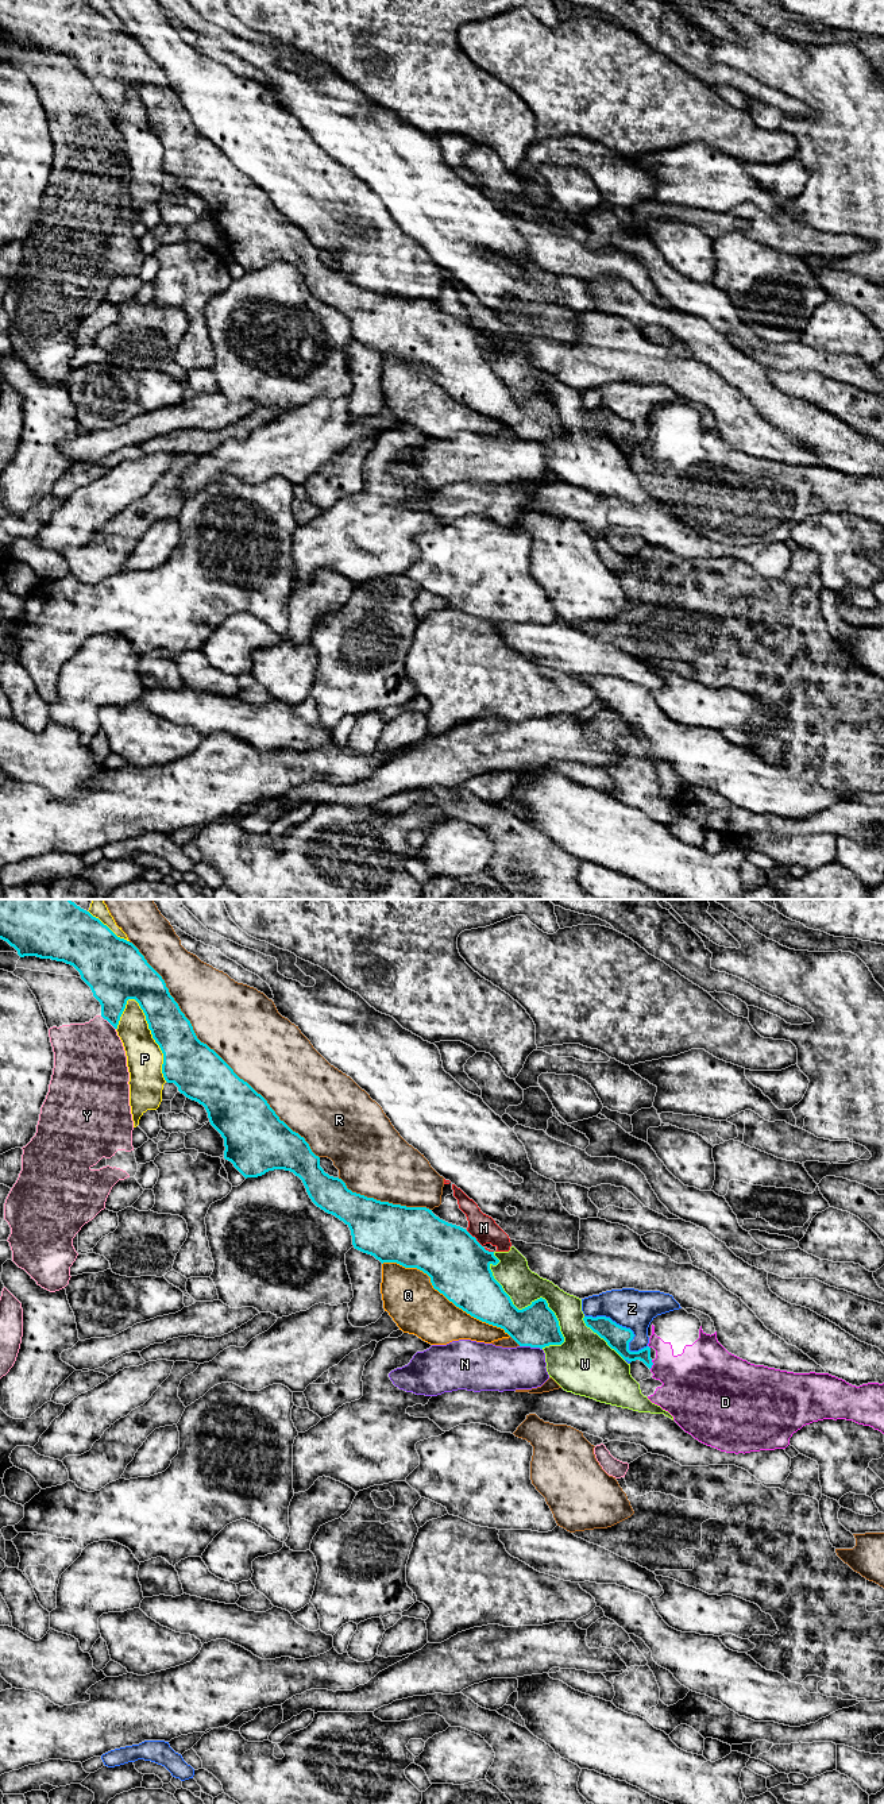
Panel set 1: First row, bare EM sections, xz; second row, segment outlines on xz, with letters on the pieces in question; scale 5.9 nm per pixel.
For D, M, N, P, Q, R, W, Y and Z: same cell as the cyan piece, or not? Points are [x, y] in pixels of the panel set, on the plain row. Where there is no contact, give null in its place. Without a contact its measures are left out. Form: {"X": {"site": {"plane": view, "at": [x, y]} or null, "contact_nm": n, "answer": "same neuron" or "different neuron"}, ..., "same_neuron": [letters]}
{"D": {"site": {"plane": "xz", "at": [652, 457]}, "contact_nm": 60, "answer": "same neuron"}, "M": {"site": {"plane": "xz", "at": [479, 336]}, "contact_nm": 220, "answer": "different neuron"}, "N": {"site": {"plane": "xz", "at": [531, 439]}, "contact_nm": 140, "answer": "different neuron"}, "P": {"site": {"plane": "xz", "at": [153, 130]}, "contact_nm": 550, "answer": "different neuron"}, "Q": {"site": {"plane": "xz", "at": [444, 388]}, "contact_nm": 900, "answer": "different neuron"}, "R": {"site": {"plane": "xz", "at": [213, 143]}, "contact_nm": 1700, "answer": "different neuron"}, "W": {"site": {"plane": "xz", "at": [524, 401]}, "contact_nm": 700, "answer": "different neuron"}, "Y": {"site": {"plane": "xz", "at": [108, 114]}, "contact_nm": 130, "answer": "different neuron"}, "Z": {"site": {"plane": "xz", "at": [625, 420]}, "contact_nm": 420, "answer": "different neuron"}, "same_neuron": ["D"]}

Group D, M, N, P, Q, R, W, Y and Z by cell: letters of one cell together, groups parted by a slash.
D / M W / N / P / Q / R / Y / Z

